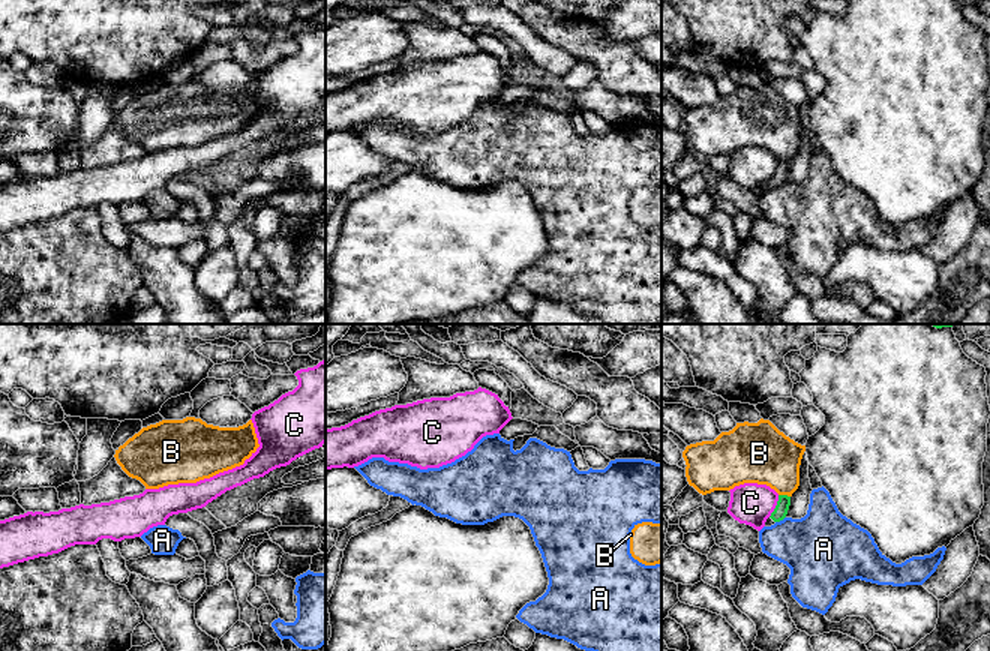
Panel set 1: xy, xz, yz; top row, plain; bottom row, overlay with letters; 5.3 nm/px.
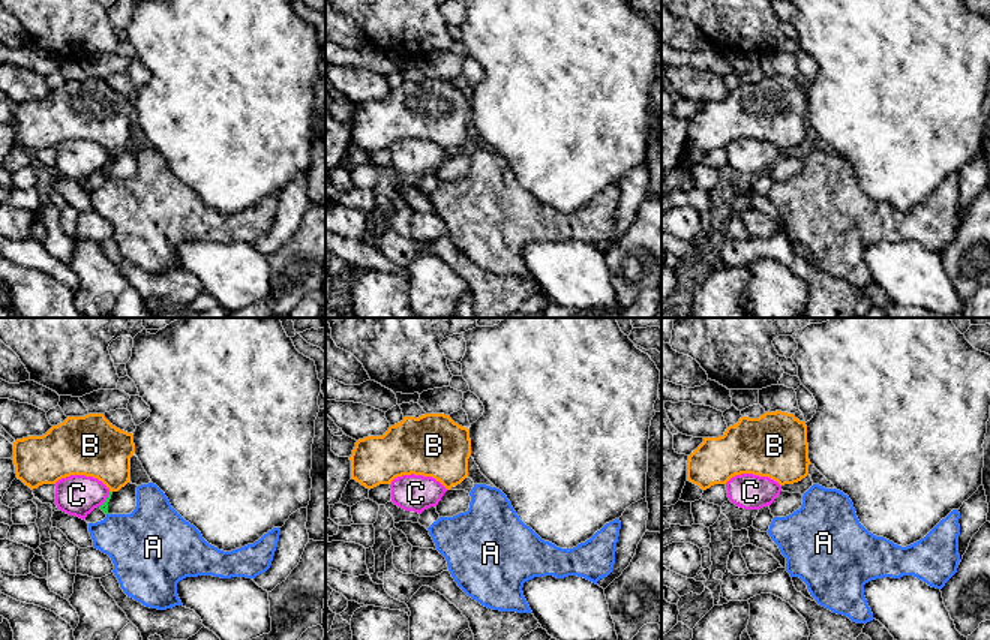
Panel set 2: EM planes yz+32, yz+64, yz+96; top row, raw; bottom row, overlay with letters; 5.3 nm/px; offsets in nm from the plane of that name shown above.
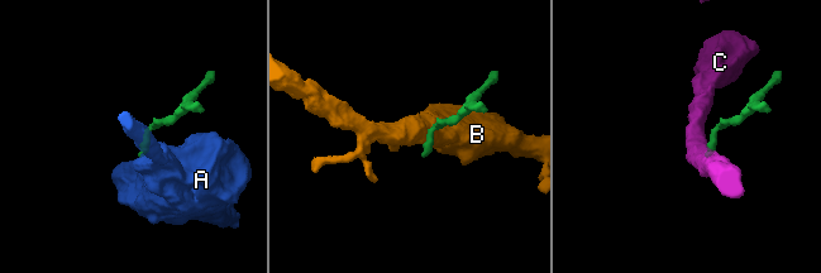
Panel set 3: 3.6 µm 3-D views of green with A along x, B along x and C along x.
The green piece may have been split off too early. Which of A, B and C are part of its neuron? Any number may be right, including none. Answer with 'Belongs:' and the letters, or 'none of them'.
Belongs: none of them

